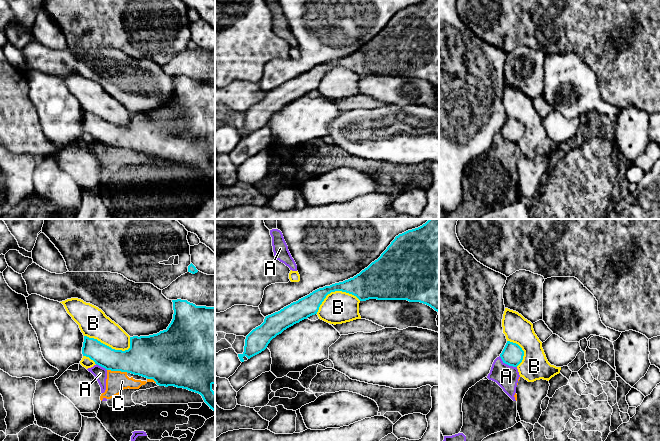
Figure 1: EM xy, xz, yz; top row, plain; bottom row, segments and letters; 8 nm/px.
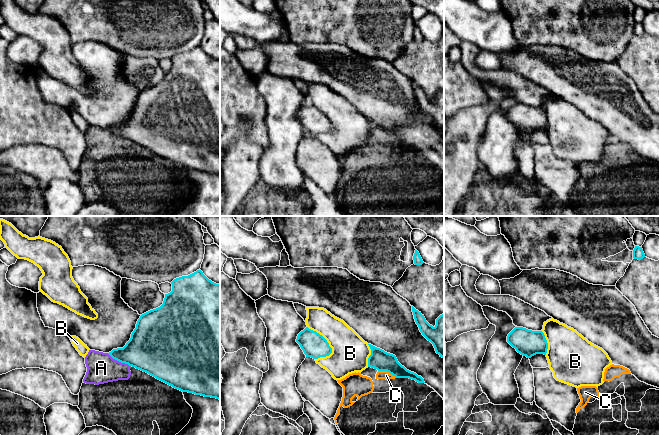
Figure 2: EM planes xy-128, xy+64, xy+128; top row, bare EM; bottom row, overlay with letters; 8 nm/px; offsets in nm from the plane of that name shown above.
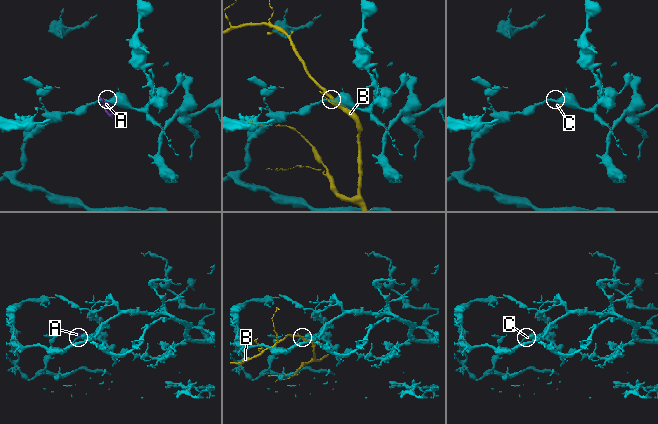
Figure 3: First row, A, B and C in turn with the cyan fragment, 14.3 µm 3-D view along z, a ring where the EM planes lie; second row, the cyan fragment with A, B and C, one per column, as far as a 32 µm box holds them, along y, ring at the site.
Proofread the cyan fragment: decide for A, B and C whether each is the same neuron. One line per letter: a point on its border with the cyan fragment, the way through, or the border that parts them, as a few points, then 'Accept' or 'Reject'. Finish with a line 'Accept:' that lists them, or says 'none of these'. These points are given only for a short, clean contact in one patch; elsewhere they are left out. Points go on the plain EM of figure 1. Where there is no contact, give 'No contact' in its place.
A: Touches cyan at yz (507, 140). Boundary: yz (499, 132), (505, 139), (516, 143). Reject
B: Touches cyan at xy (106, 121). Reject
C: Touches cyan at xy (117, 146). Reject
Accept: none of these

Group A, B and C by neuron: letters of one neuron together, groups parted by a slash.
A C / B

